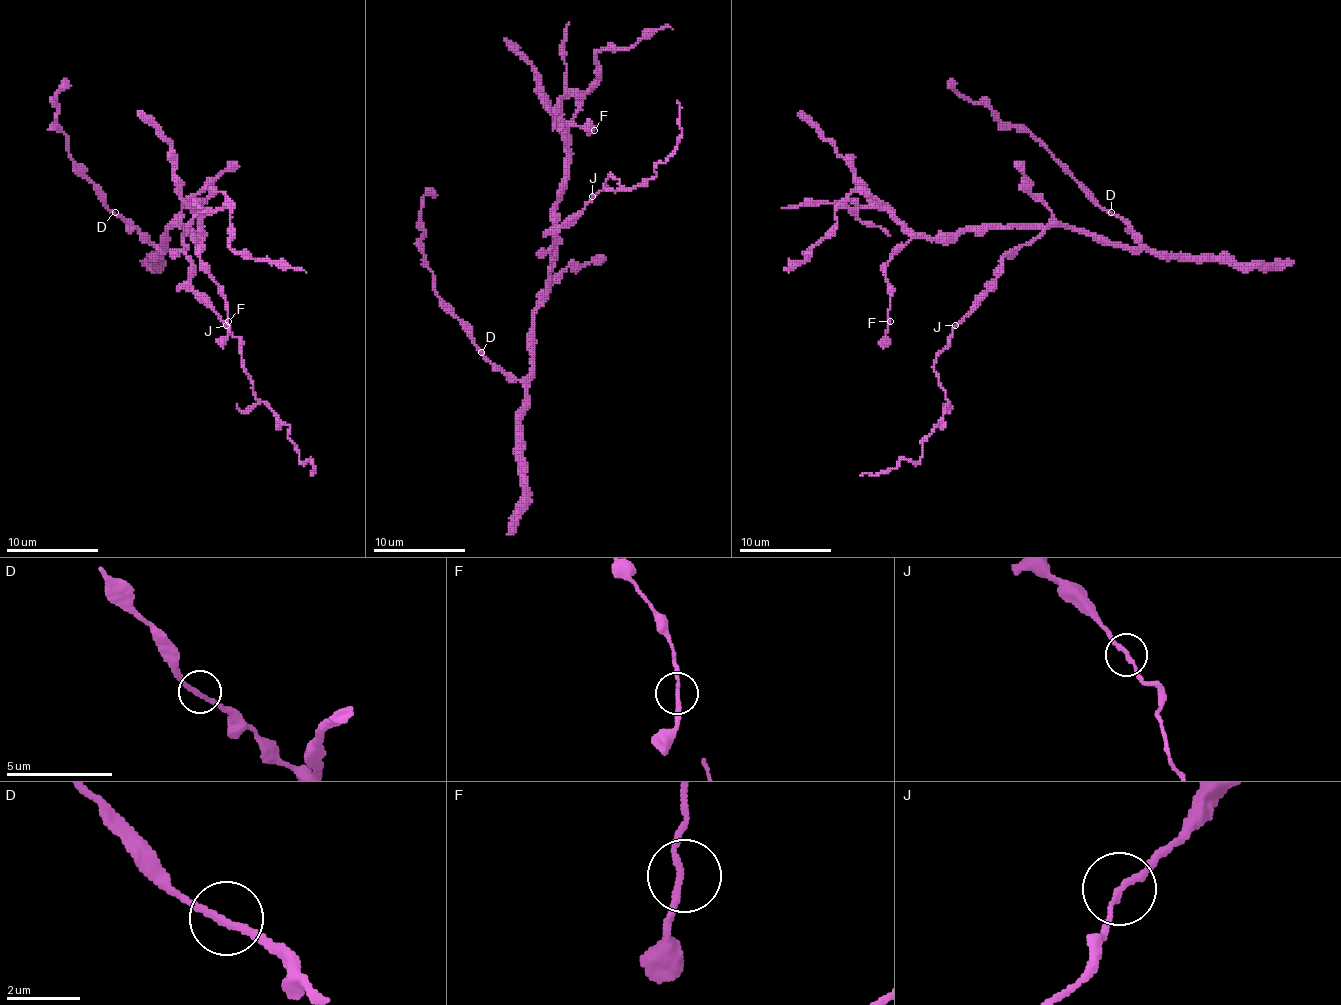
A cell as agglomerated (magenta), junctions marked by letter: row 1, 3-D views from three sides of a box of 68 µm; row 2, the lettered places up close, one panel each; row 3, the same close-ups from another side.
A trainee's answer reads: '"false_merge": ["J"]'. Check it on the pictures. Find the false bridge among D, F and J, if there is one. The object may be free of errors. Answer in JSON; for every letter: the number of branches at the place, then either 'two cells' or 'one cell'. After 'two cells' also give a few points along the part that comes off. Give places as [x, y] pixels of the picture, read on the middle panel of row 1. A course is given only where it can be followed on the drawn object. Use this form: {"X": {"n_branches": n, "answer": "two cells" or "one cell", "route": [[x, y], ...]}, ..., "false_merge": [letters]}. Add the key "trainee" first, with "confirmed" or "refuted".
{"trainee": "confirmed", "D": {"n_branches": 2, "answer": "one cell"}, "F": {"n_branches": 2, "answer": "one cell"}, "J": {"n_branches": 2, "answer": "two cells", "route": [[592, 195], [606, 188], [610, 174], [624, 188], [656, 174], [654, 167], [666, 163], [682, 135], [677, 100]]}, "false_merge": ["J"]}

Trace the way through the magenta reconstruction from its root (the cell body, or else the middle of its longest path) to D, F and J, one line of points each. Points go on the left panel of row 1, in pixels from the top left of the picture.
D: (181, 228), (172, 226), (168, 231), (168, 242), (163, 247), (156, 247), (115, 212)
F: (181, 228), (186, 226), (198, 238), (202, 238), (200, 261), (225, 300), (228, 321)
J: (181, 228), (184, 254), (191, 263), (191, 286), (225, 325)

